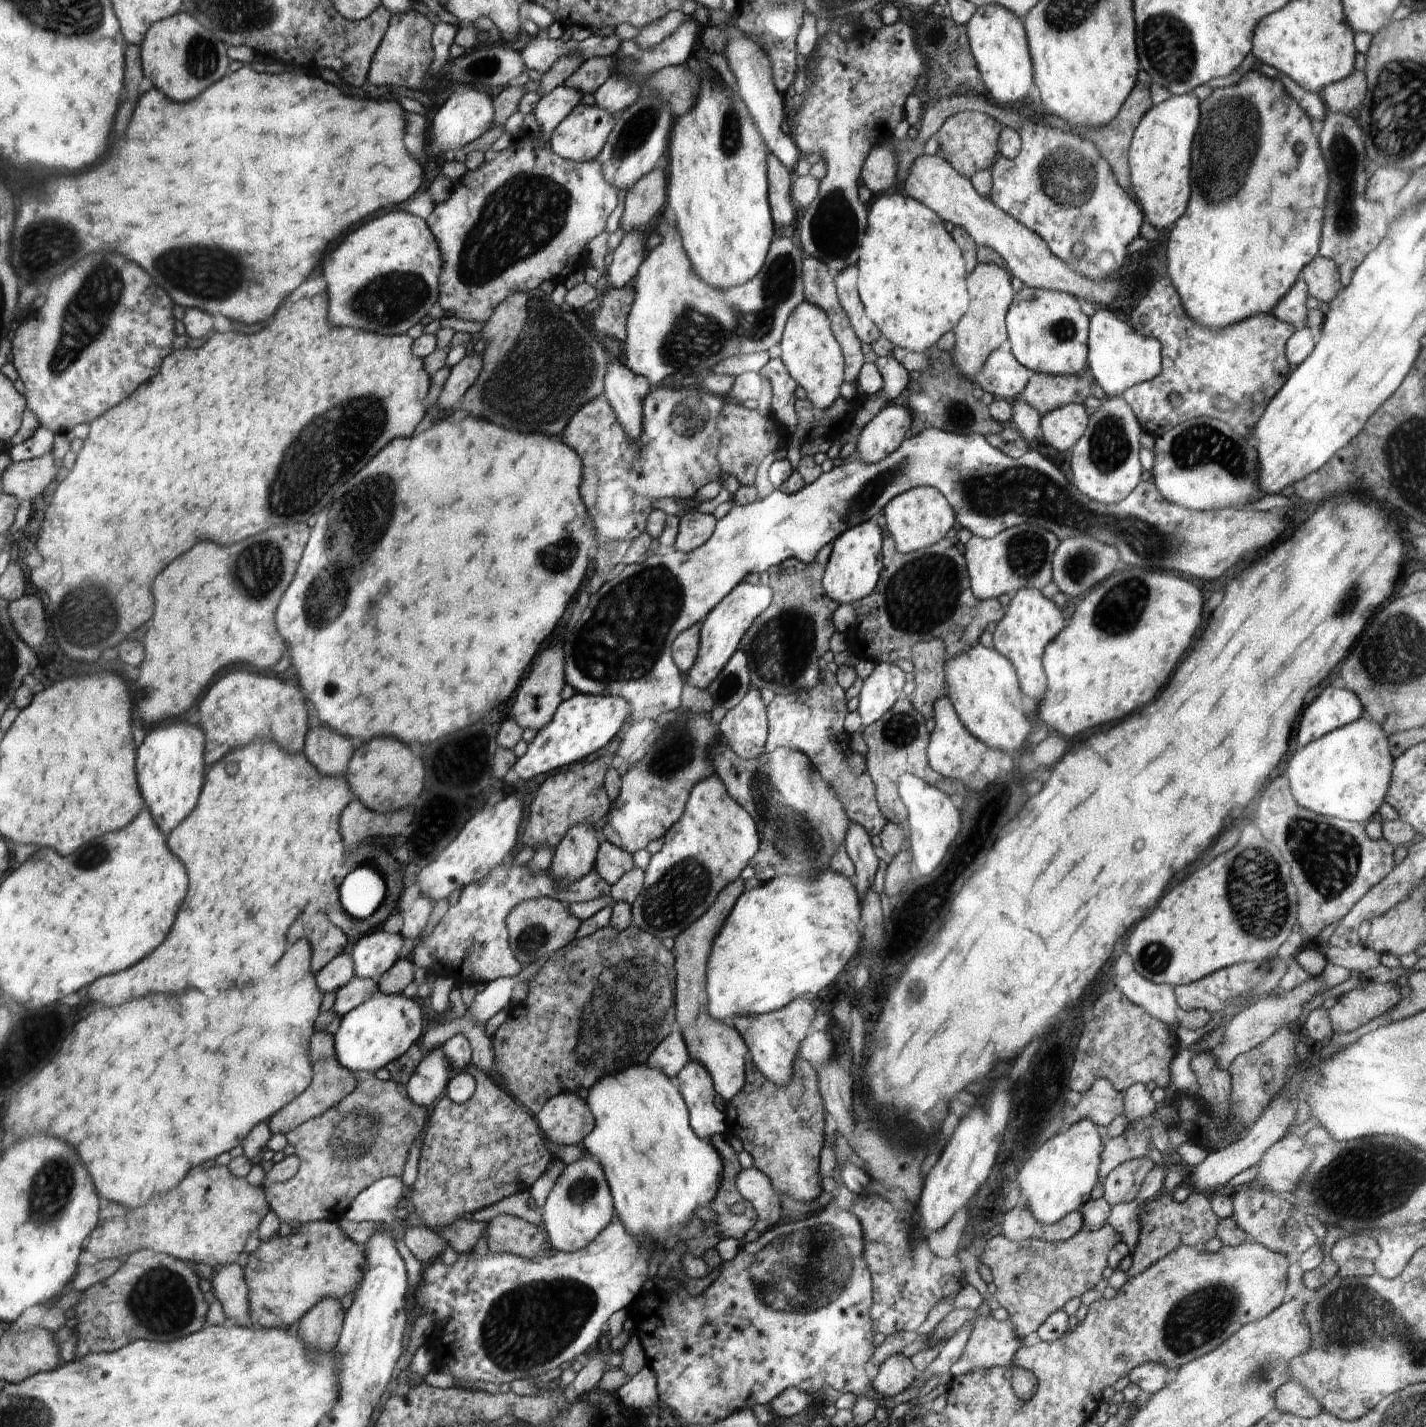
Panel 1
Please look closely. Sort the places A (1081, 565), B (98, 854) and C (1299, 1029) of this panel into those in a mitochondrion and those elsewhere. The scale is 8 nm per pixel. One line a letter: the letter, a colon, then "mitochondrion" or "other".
A: mitochondrion
B: mitochondrion
C: other

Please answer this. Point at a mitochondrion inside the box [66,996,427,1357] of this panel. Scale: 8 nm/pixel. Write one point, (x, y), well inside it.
(344, 1142)

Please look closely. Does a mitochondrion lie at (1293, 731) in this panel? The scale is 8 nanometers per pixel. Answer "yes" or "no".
no

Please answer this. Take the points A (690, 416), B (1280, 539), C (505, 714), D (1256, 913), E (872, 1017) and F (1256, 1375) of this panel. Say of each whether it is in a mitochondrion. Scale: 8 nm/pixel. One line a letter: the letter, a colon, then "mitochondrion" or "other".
A: mitochondrion
B: other
C: other
D: mitochondrion
E: other
F: mitochondrion

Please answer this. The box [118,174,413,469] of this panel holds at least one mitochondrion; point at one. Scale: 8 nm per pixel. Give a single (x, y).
(214, 273)

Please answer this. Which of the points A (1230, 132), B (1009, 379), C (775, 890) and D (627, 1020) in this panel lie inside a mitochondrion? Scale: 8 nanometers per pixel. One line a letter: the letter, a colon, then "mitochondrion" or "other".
A: mitochondrion
B: other
C: other
D: mitochondrion

